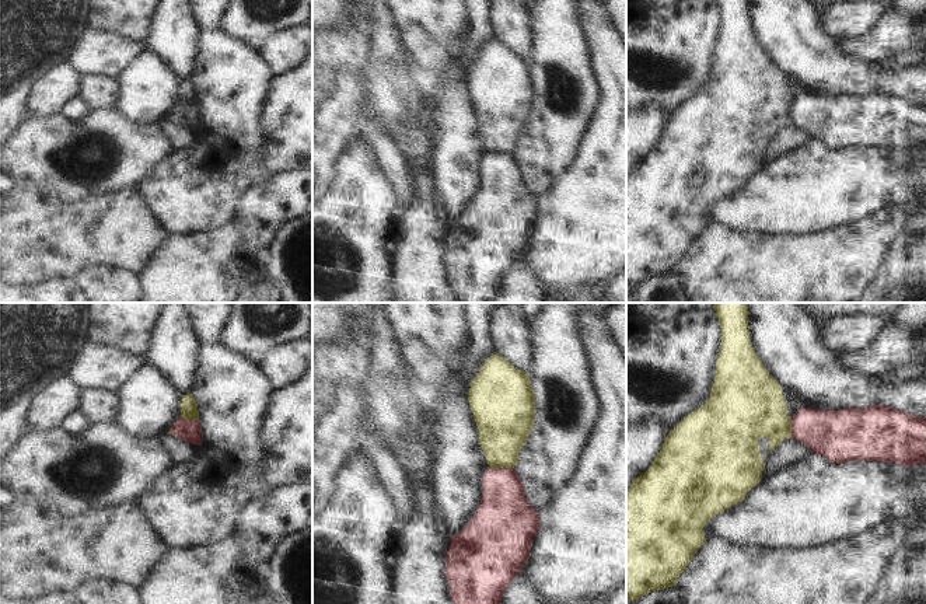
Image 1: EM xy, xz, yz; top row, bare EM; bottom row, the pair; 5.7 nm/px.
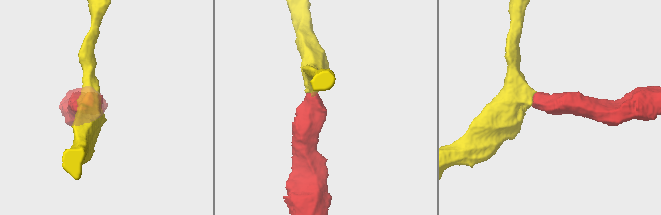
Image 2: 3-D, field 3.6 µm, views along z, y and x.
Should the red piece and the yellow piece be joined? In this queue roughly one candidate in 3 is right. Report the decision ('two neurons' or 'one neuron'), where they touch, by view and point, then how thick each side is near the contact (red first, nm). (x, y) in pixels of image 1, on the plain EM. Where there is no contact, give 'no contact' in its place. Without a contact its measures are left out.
two neurons; contact xz (502, 154); calibres 300 and 300 nm

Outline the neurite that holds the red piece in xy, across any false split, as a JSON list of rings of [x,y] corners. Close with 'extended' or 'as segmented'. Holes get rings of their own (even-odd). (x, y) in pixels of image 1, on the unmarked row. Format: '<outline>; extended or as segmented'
[[[179,102],[179,105],[174,109],[171,119],[175,121],[179,125],[188,128],[188,129],[202,132],[202,128],[200,128],[200,119],[202,119],[200,107],[186,107],[182,102]]]; as segmented

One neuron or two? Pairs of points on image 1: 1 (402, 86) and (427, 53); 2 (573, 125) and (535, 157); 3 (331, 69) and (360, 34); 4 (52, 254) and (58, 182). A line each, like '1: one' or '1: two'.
1: two
2: one
3: one
4: two

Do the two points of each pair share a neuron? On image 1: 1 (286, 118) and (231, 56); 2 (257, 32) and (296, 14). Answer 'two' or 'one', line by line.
1: two
2: one

